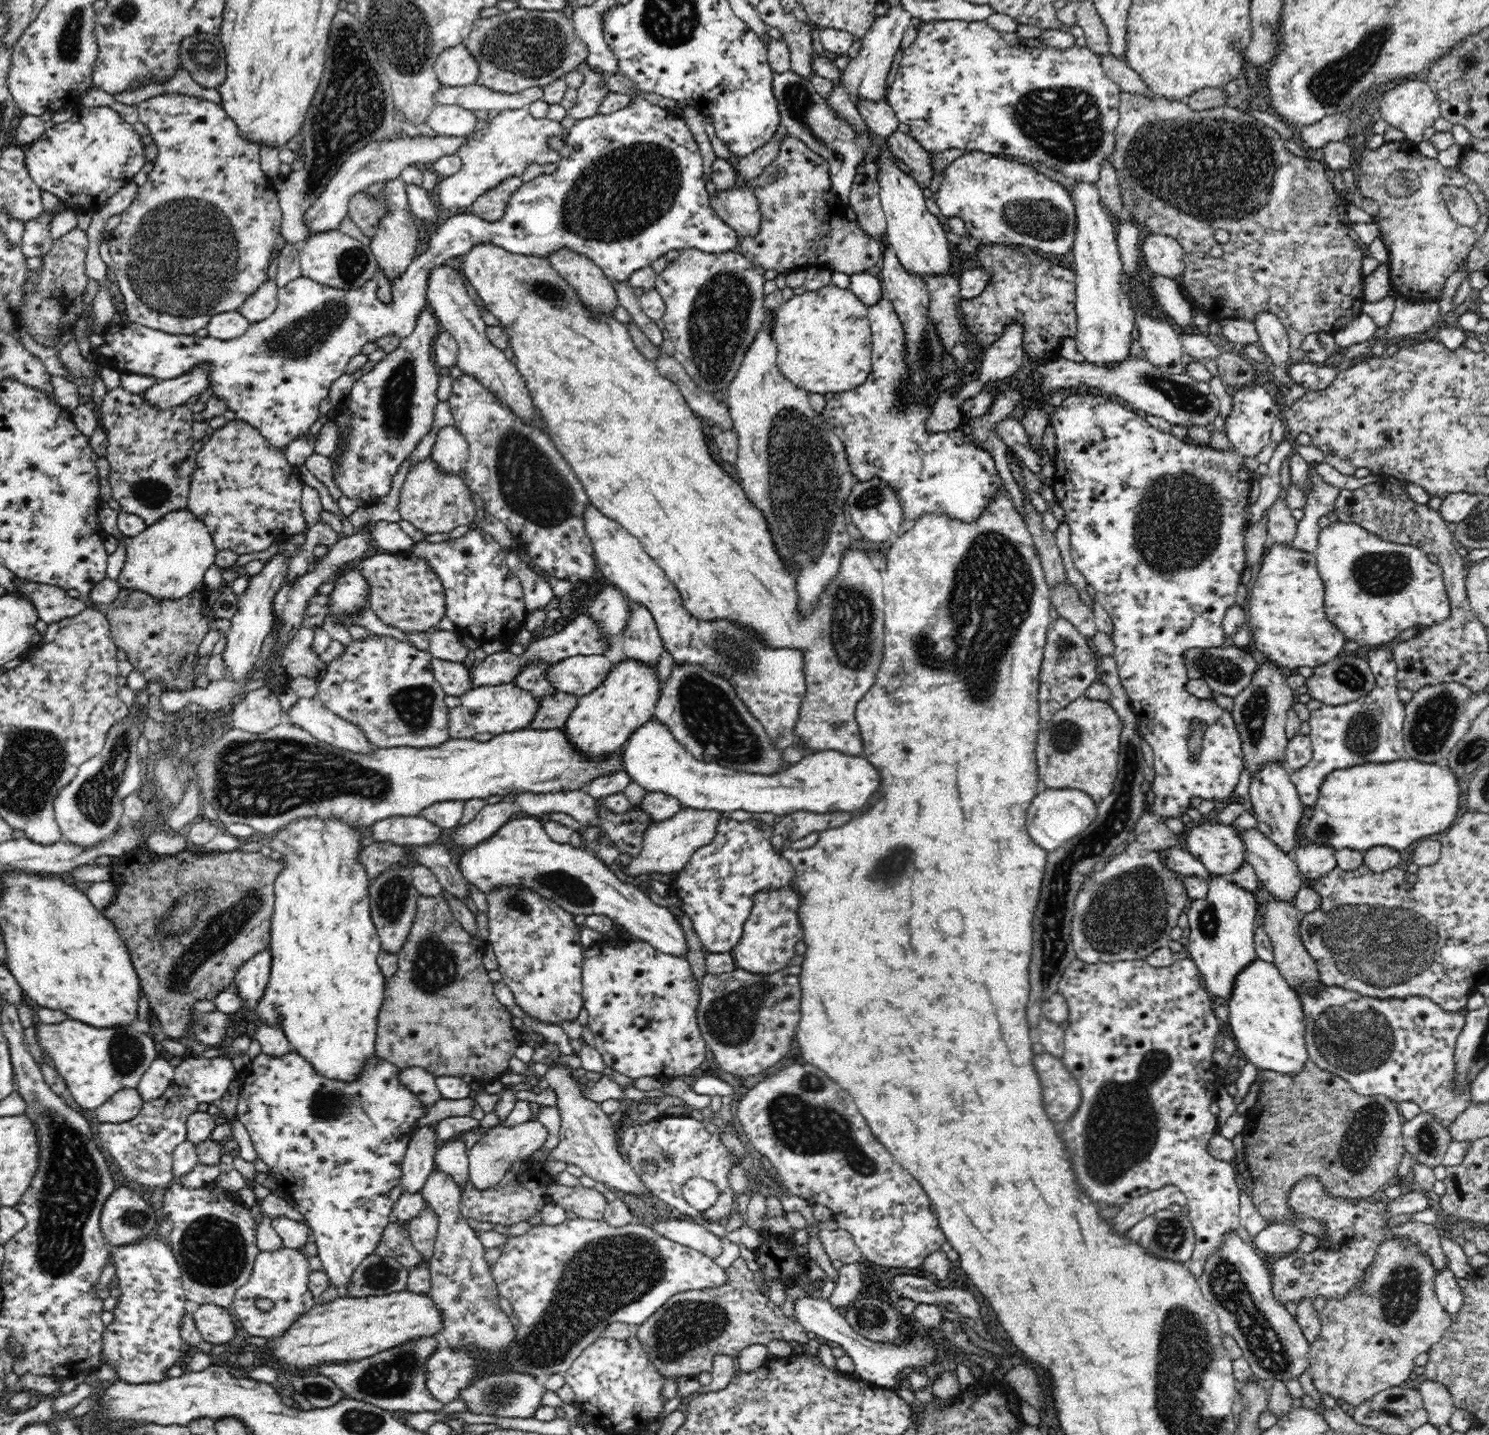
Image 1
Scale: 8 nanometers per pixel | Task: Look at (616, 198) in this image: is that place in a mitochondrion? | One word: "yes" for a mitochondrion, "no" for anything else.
yes

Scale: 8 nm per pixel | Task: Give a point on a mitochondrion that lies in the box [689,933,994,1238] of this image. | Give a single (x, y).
(800, 1121)

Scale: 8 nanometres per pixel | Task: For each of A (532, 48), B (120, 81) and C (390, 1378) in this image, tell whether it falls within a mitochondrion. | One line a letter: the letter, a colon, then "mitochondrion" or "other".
A: mitochondrion
B: other
C: mitochondrion

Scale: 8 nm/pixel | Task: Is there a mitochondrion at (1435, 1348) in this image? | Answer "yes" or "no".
no

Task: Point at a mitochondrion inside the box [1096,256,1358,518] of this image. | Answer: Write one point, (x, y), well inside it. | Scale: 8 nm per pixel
(1190, 400)

